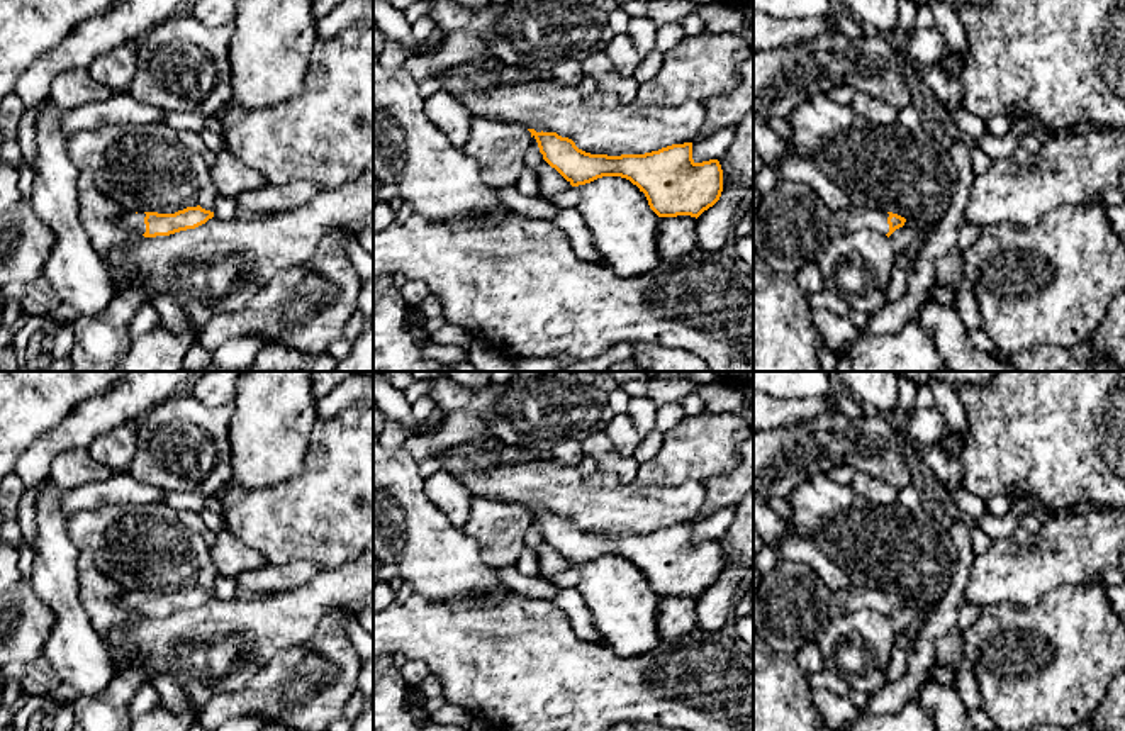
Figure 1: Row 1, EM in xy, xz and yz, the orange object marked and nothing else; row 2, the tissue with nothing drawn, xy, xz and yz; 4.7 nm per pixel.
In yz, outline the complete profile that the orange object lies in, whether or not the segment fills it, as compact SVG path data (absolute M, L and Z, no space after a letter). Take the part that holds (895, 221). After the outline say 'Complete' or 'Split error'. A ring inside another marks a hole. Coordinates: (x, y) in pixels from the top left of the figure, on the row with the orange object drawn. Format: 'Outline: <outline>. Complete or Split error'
Outline: M848 204L845 209L831 214L828 229L830 237L848 236L862 229L876 231L889 237L896 229L903 227L904 222L906 219L898 214Z. Split error

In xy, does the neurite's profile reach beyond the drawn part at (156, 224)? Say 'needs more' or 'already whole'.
needs more

